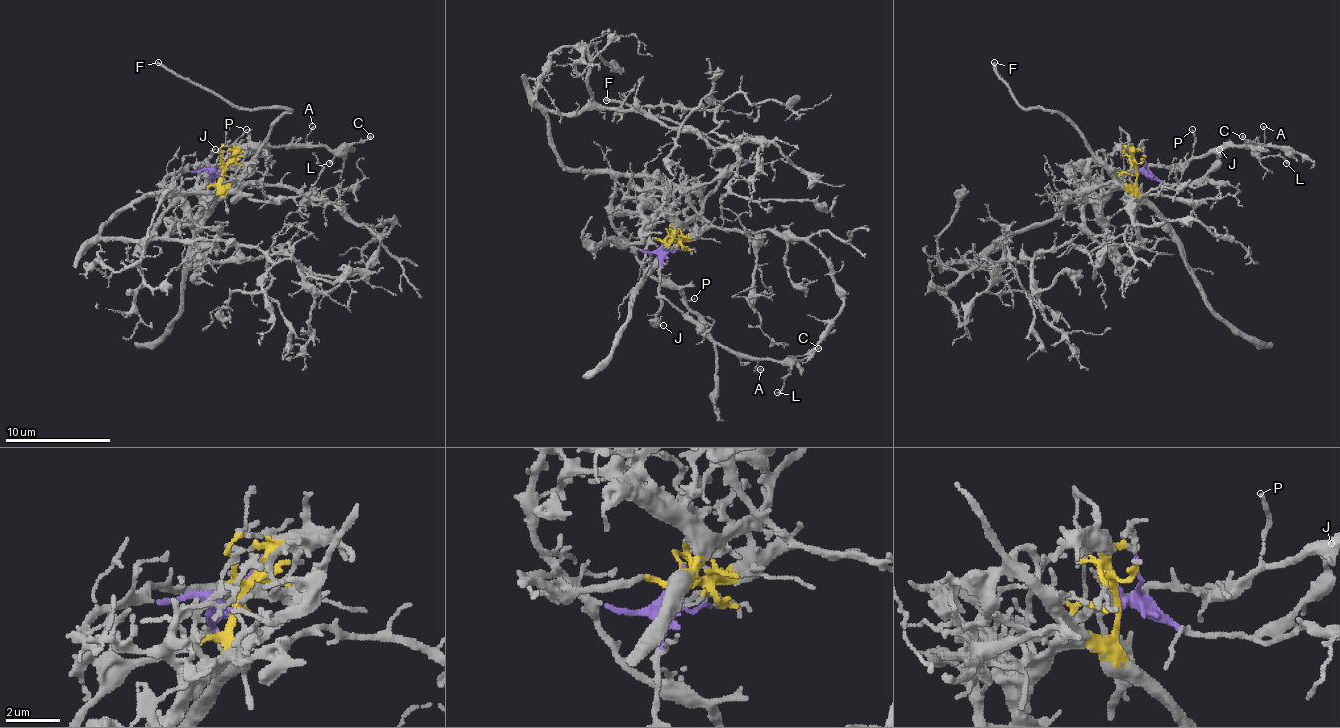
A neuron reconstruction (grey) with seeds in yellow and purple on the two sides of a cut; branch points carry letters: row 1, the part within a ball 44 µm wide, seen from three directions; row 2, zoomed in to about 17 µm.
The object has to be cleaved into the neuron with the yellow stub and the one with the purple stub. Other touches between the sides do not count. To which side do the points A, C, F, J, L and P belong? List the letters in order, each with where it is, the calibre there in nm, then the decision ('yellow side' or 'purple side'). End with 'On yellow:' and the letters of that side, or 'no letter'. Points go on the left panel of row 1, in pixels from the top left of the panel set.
A: (312, 126) | 120 nm | purple side
C: (370, 136) | 190 nm | purple side
F: (158, 62) | 220 nm | yellow side
J: (215, 149) | 130 nm | purple side
L: (329, 163) | 170 nm | purple side
P: (246, 129) | 110 nm | purple side
On yellow: F

